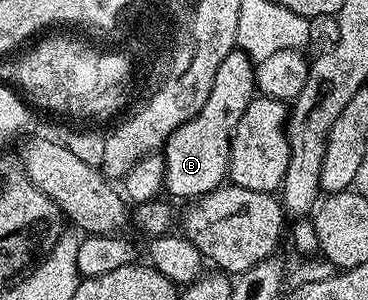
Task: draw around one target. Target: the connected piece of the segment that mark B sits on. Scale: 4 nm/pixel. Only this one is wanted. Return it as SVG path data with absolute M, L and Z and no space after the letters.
M233 49L226 61L218 65L218 73L214 73L214 85L210 89L210 97L206 97L206 105L202 105L186 125L179 127L162 148L164 186L169 196L195 201L228 179L232 134L238 129L242 113L246 113L256 94L254 60L246 52Z

